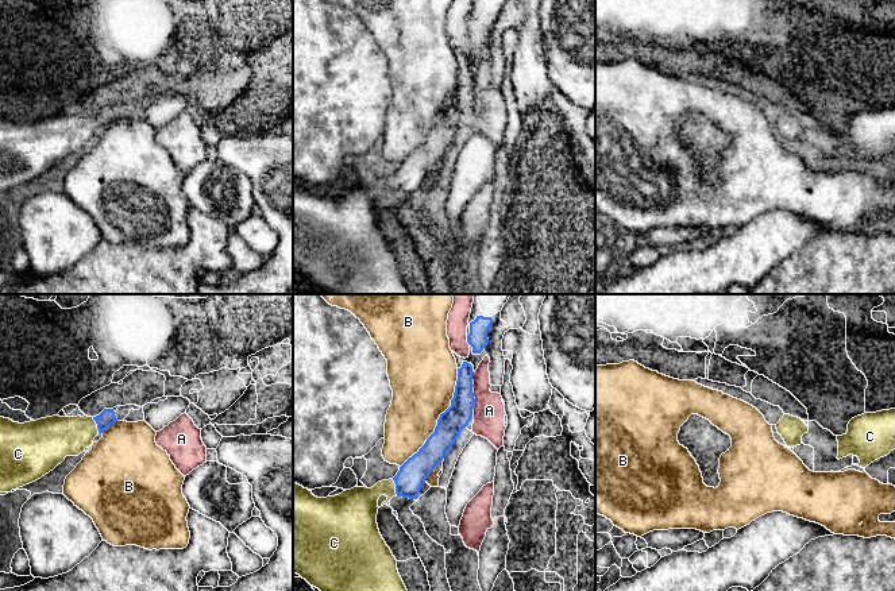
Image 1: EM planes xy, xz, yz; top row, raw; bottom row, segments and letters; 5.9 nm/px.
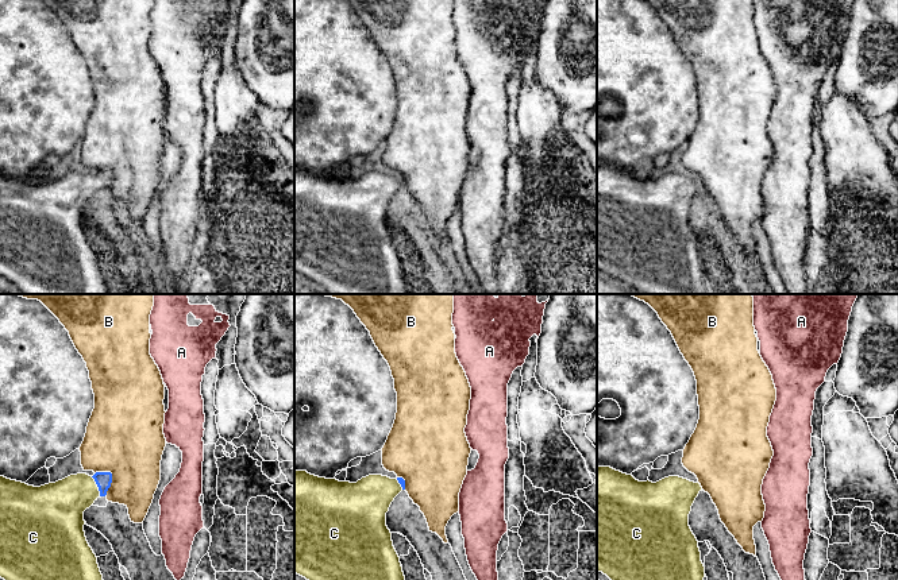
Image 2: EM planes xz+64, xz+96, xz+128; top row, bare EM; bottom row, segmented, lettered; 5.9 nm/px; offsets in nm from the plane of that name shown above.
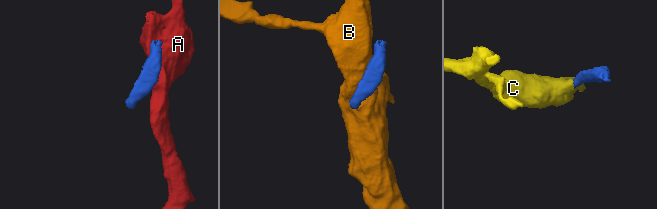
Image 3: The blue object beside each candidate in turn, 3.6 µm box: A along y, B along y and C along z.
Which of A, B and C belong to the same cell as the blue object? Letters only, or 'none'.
C

